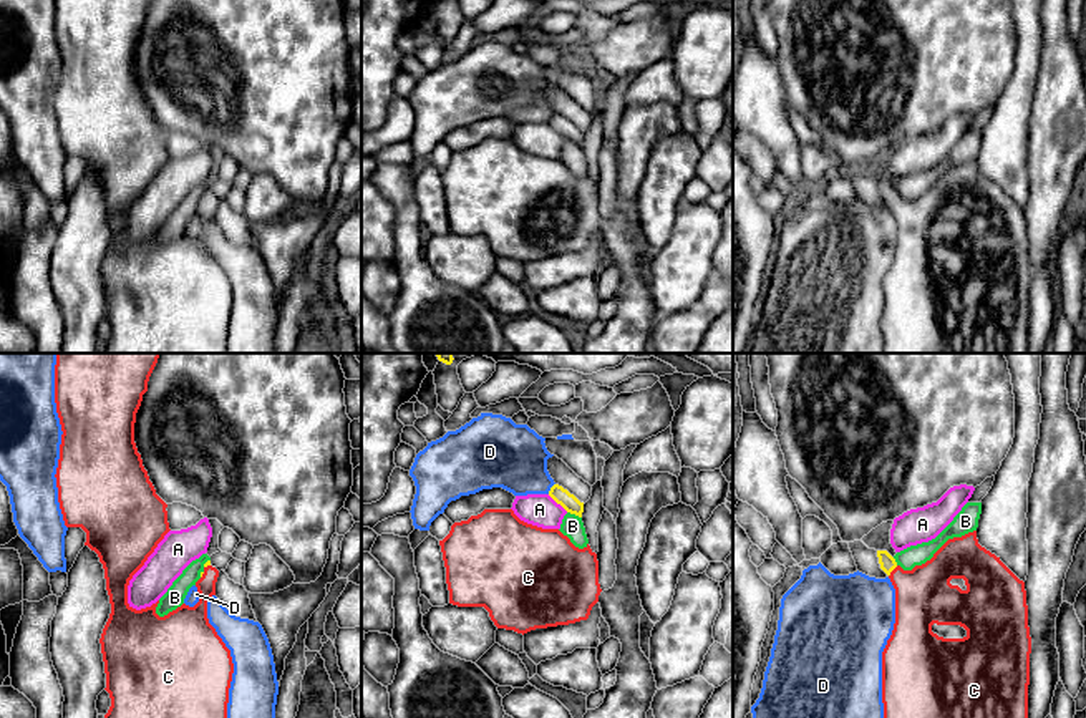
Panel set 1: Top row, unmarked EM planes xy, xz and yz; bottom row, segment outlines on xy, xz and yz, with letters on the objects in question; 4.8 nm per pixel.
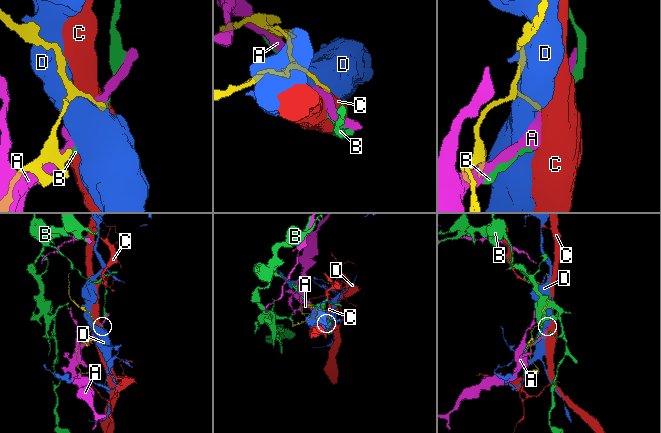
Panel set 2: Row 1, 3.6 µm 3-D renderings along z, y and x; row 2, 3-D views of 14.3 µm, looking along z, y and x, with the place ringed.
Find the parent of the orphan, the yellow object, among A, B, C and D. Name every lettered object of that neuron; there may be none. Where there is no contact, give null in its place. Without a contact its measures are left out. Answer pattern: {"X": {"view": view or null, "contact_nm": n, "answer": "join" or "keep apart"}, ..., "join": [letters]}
{"A": {"view": "xz", "contact_nm": 130, "answer": "keep apart"}, "B": {"view": "xz", "contact_nm": 80, "answer": "keep apart"}, "C": {"view": "yz", "contact_nm": 70, "answer": "join"}, "D": {"view": "xz", "contact_nm": 70, "answer": "keep apart"}, "join": ["C"]}

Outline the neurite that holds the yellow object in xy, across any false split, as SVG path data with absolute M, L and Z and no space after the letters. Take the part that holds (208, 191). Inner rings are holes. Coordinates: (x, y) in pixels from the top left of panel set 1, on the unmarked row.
M55 0L55 32L56 41L61 53L61 73L60 73L60 88L56 96L56 116L58 116L58 131L63 143L63 149L66 156L81 156L86 161L86 171L91 179L95 179L99 186L99 191L104 197L106 219L109 224L111 242L103 257L99 272L104 290L106 302L106 320L111 327L111 335L104 343L103 353L227 353L227 332L229 332L229 317L234 302L234 292L230 285L230 279L225 275L222 267L217 264L216 257L209 252L207 247L207 229L216 224L216 211L219 206L219 199L211 194L211 189L204 192L204 199L201 201L201 207L196 211L199 221L199 230L194 235L182 232L176 239L169 240L164 245L156 242L156 232L151 235L136 239L128 232L128 214L133 204L144 194L148 186L154 181L158 172L164 167L164 164L171 159L167 151L167 133L156 123L153 111L149 109L148 99L143 95L141 83L138 81L134 71L134 51L136 41L141 35L143 23L148 20L148 10L153 0Z

